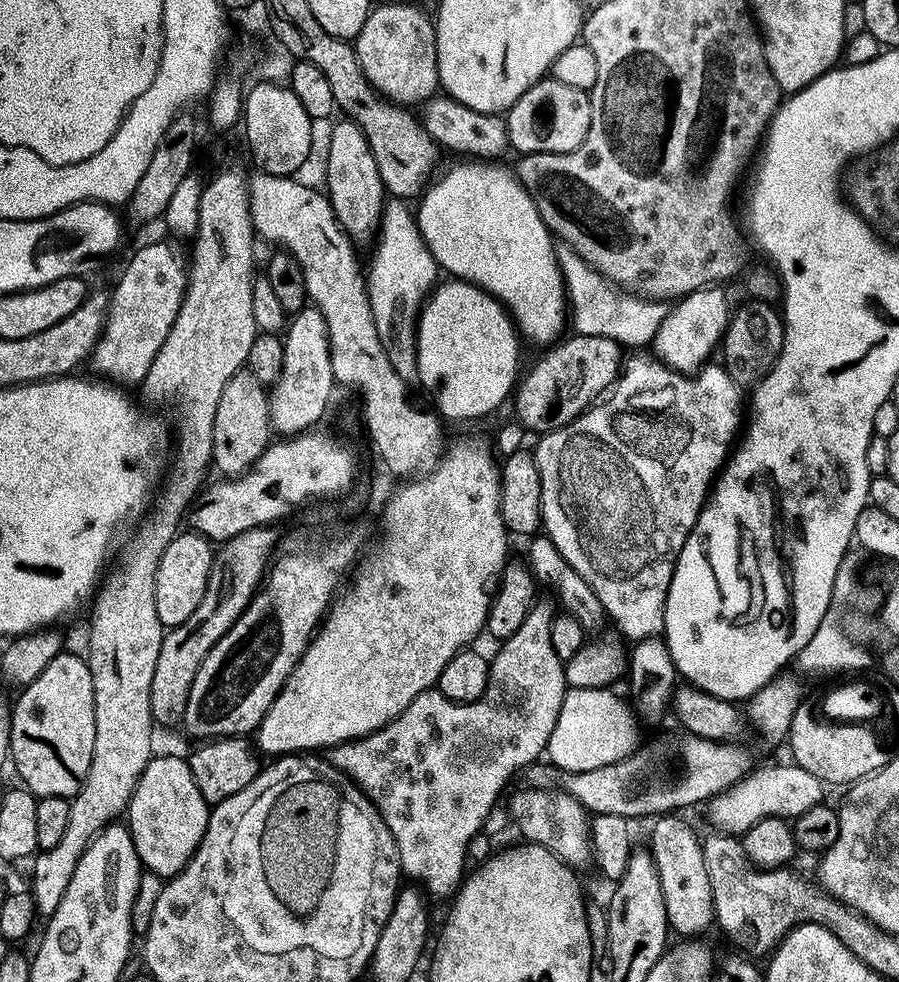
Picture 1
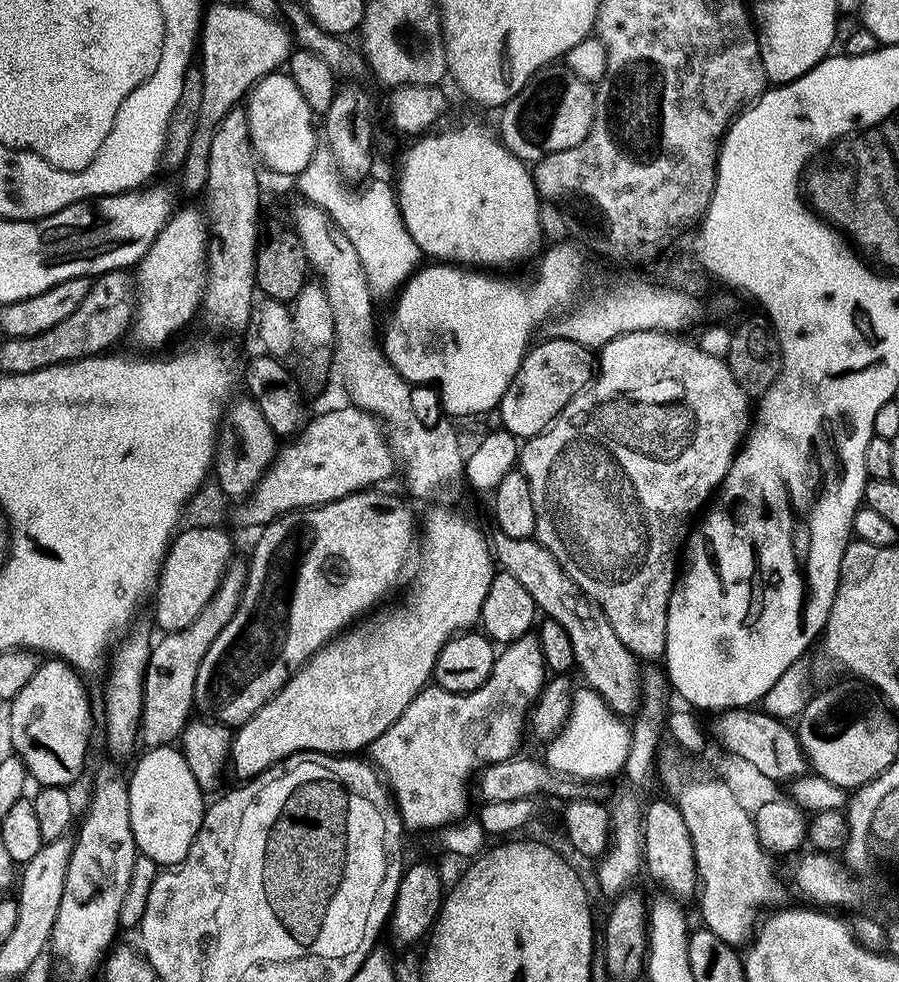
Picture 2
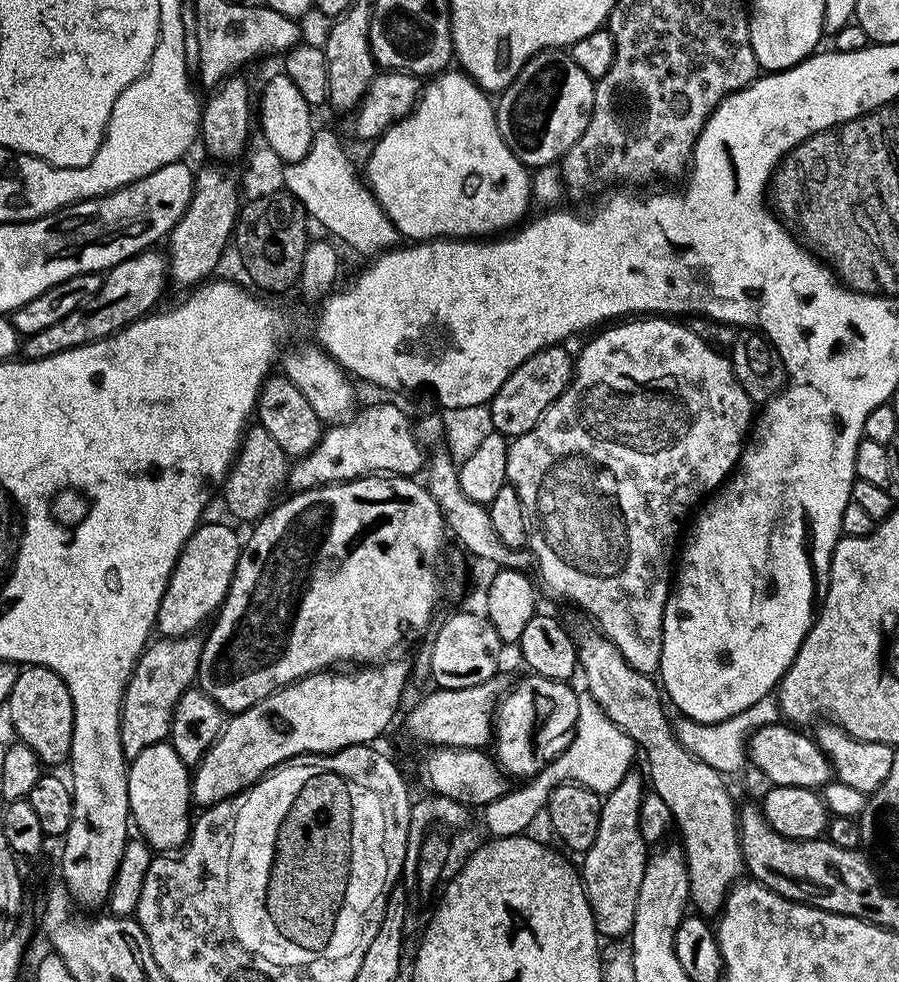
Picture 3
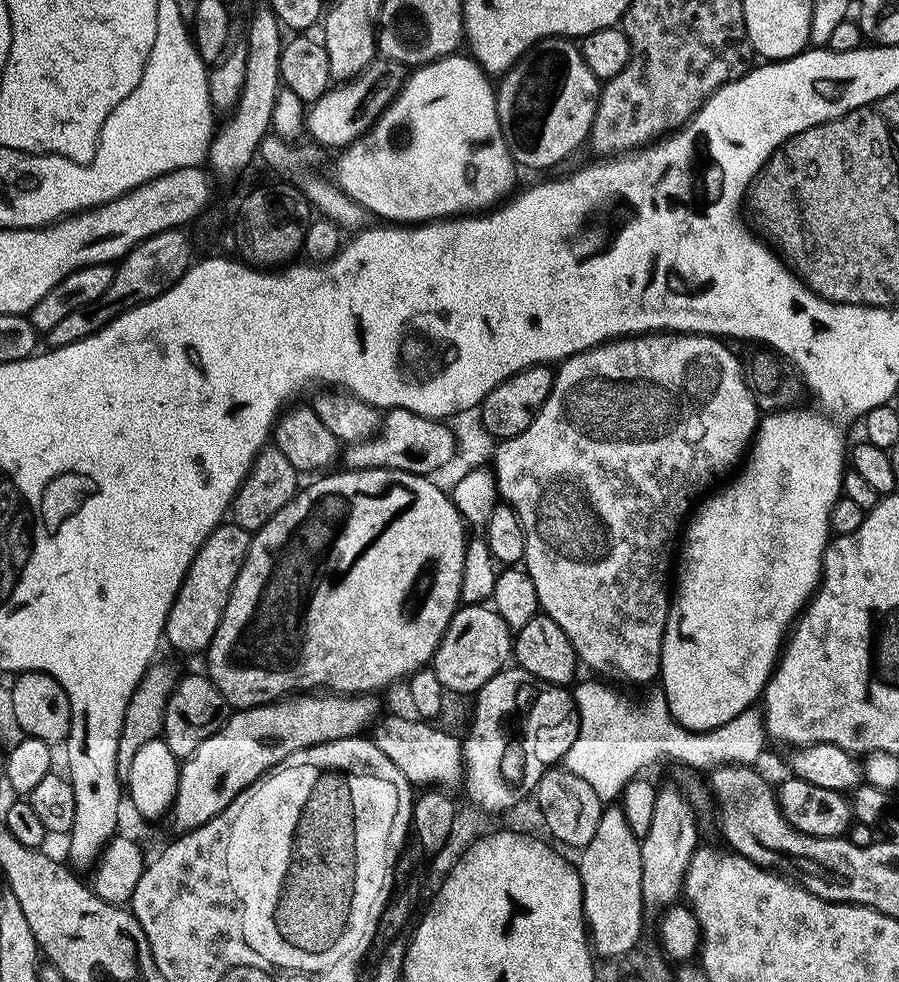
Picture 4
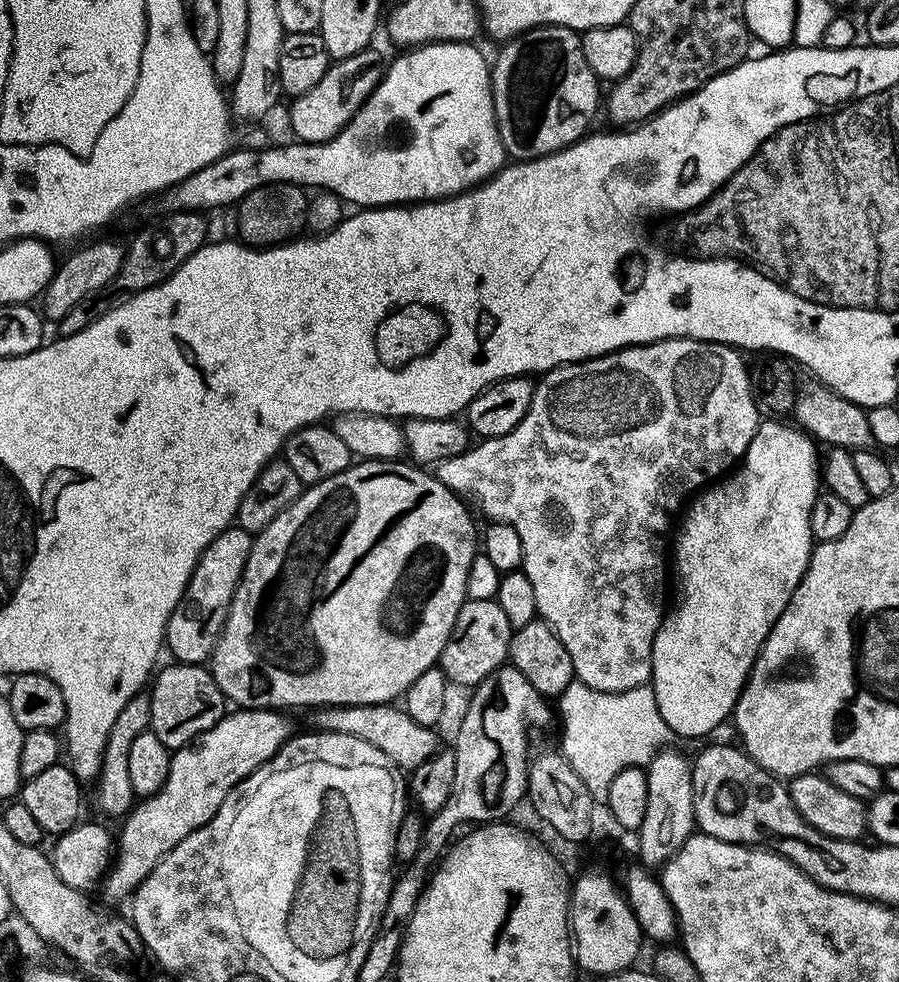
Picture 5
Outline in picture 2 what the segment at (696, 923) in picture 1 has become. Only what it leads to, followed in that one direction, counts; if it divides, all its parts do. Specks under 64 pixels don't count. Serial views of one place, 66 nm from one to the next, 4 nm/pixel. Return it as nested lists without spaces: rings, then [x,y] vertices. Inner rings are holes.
[[[671,799],[656,800],[643,809],[643,867],[649,872],[667,895],[681,901],[695,897],[698,892],[694,844],[690,842],[690,830],[682,822],[682,812]]]

